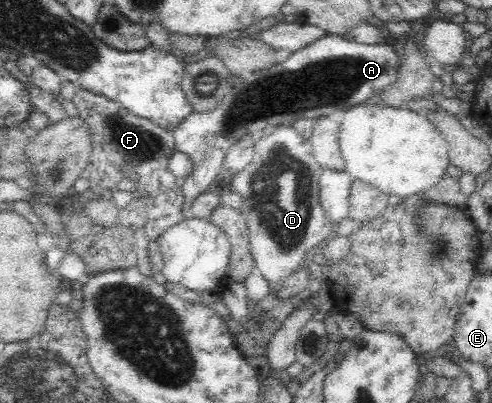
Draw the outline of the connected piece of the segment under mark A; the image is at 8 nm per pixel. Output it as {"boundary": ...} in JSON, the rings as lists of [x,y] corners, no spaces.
{"boundary":[[[325,35],[312,45],[293,52],[285,62],[257,70],[244,82],[231,86],[223,101],[213,111],[187,114],[171,132],[174,149],[186,153],[192,159],[192,172],[186,177],[186,182],[181,187],[184,197],[187,198],[187,203],[183,203],[183,213],[192,199],[195,199],[202,191],[218,187],[217,177],[224,175],[223,161],[227,151],[242,135],[258,135],[264,127],[291,125],[299,118],[315,120],[321,116],[337,117],[358,103],[371,102],[397,81],[400,60],[401,57],[389,45],[358,43],[345,35]]]}

